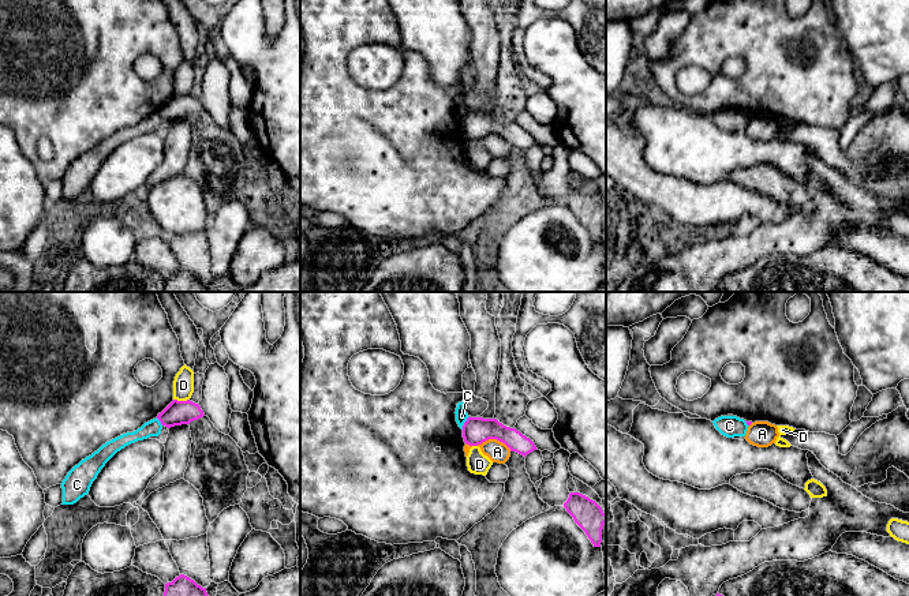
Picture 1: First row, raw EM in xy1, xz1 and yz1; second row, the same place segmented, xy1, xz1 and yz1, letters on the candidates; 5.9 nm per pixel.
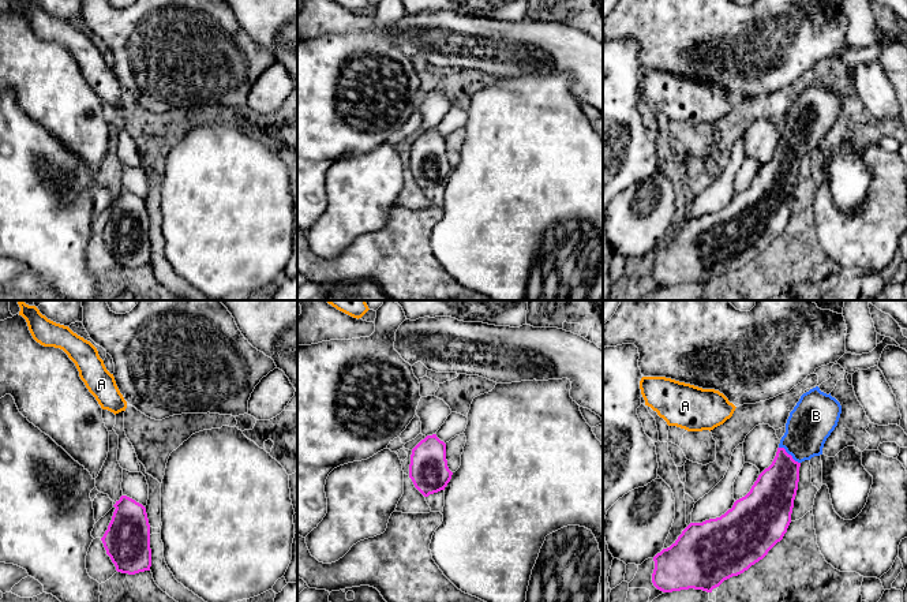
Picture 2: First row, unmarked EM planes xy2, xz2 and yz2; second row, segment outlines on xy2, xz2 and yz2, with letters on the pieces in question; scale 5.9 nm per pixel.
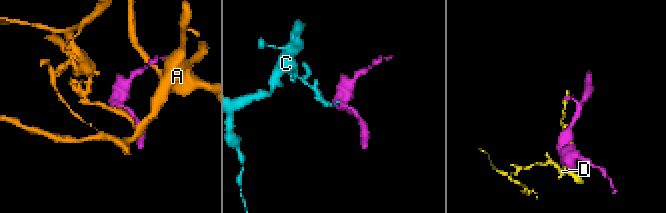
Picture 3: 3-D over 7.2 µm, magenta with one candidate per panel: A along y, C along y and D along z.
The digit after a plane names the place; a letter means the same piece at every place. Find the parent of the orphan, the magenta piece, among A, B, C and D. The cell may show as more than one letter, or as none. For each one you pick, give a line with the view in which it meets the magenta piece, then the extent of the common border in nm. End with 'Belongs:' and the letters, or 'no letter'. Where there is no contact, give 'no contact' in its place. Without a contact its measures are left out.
B: contact in yz2; length 160 nm
Belongs: B

